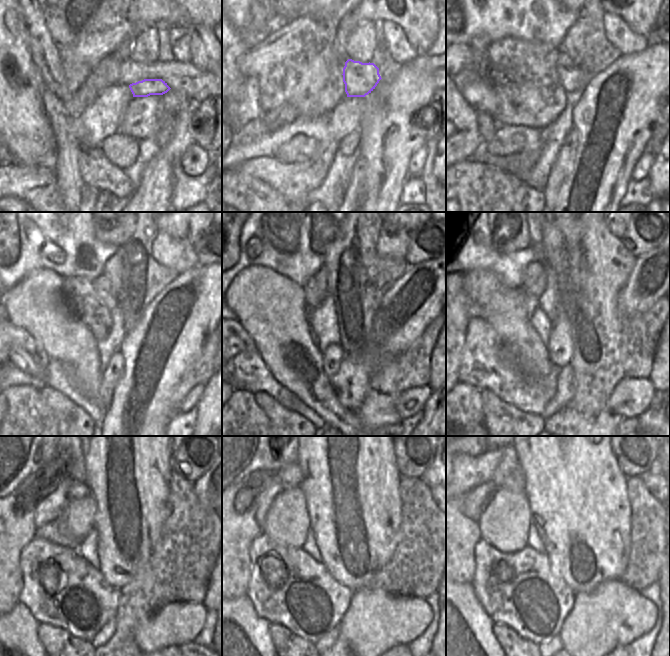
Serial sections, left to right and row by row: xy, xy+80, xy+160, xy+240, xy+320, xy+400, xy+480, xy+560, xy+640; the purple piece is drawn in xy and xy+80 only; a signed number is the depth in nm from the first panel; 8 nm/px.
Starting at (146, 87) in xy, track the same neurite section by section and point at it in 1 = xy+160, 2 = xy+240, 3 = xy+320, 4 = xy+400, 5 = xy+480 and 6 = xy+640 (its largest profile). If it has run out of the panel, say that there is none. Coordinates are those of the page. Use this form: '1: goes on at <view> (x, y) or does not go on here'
1: goes on at xy+160 (570, 76)
2: goes on at xy+240 (102, 284)
3: goes on at xy+320 (312, 282)
4: goes on at xy+400 (535, 269)
5: goes on at xy+480 (77, 490)
6: goes on at xy+640 (509, 460)

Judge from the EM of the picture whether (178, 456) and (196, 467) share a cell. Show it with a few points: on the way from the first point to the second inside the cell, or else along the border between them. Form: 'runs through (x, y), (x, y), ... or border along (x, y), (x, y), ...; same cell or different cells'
runs through (182, 459), (189, 460), (192, 463); same cell

